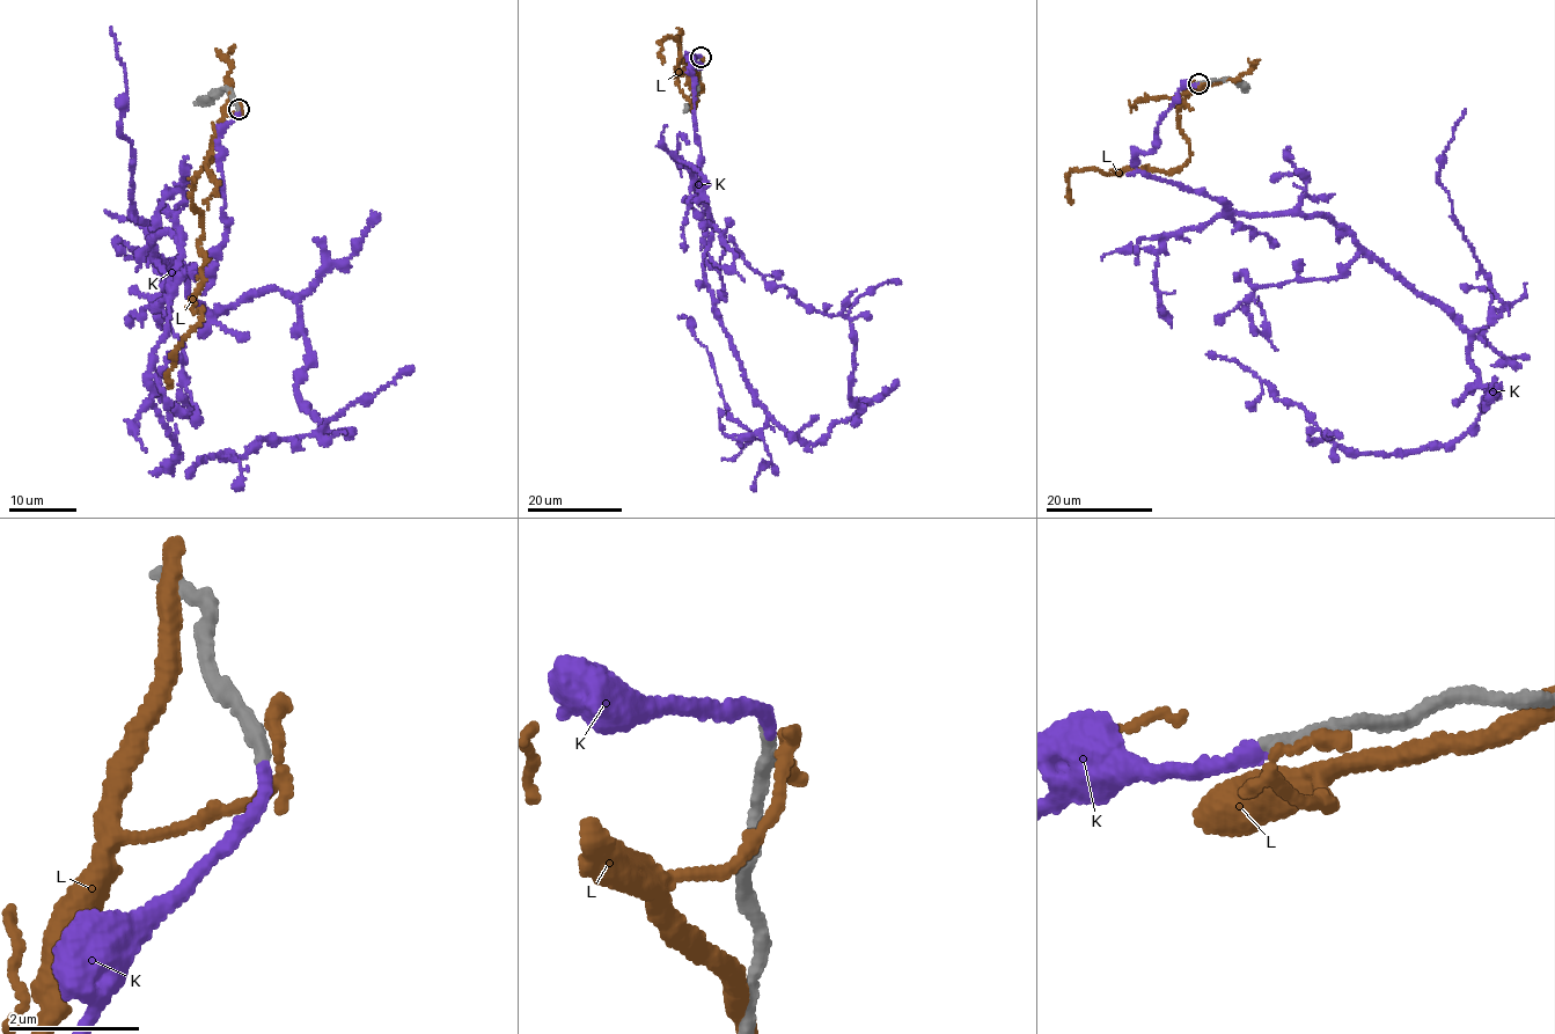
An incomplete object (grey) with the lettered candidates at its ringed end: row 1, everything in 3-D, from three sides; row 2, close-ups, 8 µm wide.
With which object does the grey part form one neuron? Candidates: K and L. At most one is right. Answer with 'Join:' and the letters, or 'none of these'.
Join: K

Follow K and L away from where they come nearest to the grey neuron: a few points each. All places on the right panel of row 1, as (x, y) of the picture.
K: (1198, 83), (1137, 168), (1237, 212), (1347, 229), (1469, 335), (1496, 395), (1452, 442), (1349, 453), (1207, 353)
L: (1201, 83), (1178, 111), (1189, 145), (1187, 163), (1178, 169), (1107, 175), (1072, 169), (1066, 175), (1070, 205)

